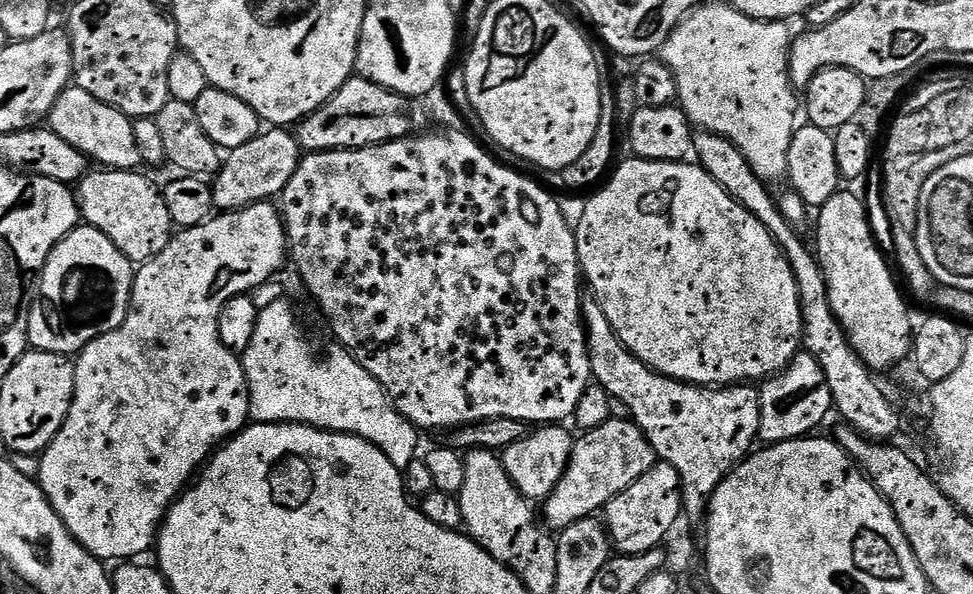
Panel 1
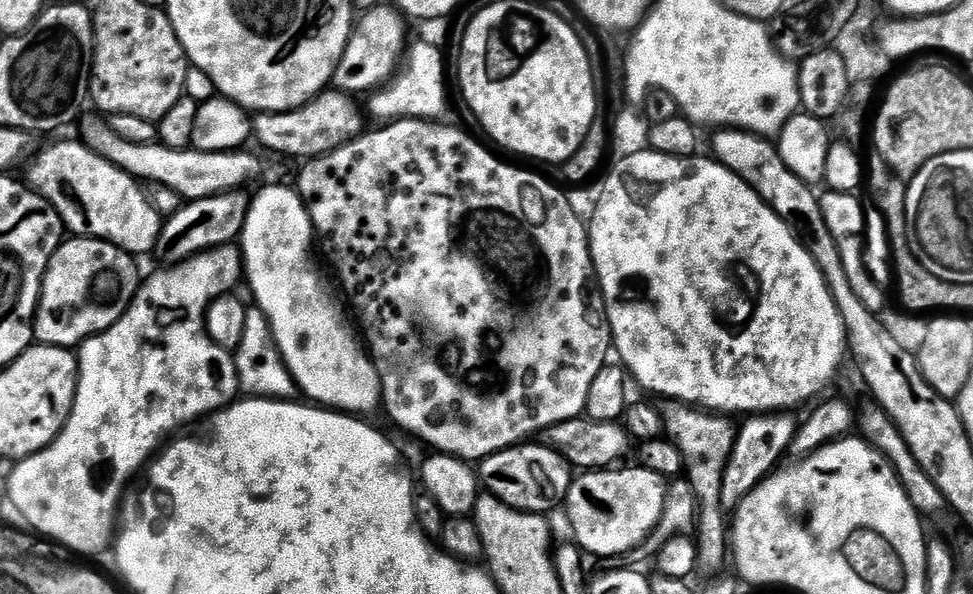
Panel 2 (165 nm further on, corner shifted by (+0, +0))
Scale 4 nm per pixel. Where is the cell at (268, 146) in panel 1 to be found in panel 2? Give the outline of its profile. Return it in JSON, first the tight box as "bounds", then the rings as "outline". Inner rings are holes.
{"bounds":[154,190,250,266],"outline":[[[244,190],[221,192],[218,196],[207,196],[201,200],[189,200],[181,206],[175,214],[163,221],[160,237],[154,249],[164,266],[189,260],[199,252],[206,252],[209,248],[218,248],[221,244],[233,243],[244,229],[246,214],[250,203],[249,193]]]}

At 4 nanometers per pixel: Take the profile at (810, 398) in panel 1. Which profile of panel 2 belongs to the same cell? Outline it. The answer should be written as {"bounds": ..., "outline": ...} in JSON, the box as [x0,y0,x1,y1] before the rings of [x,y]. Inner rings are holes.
{"bounds":[722,414,798,513],"outline":[[[752,414],[743,425],[739,425],[736,434],[736,444],[726,464],[724,482],[722,484],[722,506],[725,513],[735,513],[736,507],[765,478],[771,476],[785,459],[789,446],[798,427],[798,420],[792,414]]]}

